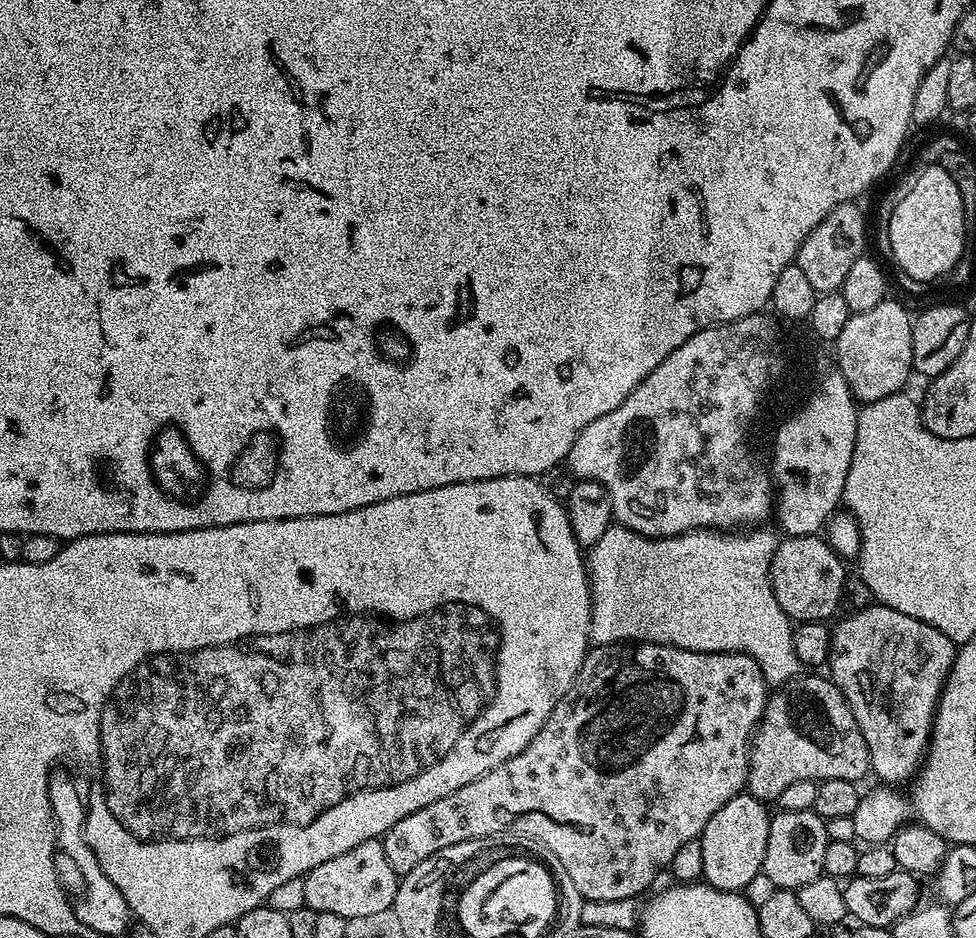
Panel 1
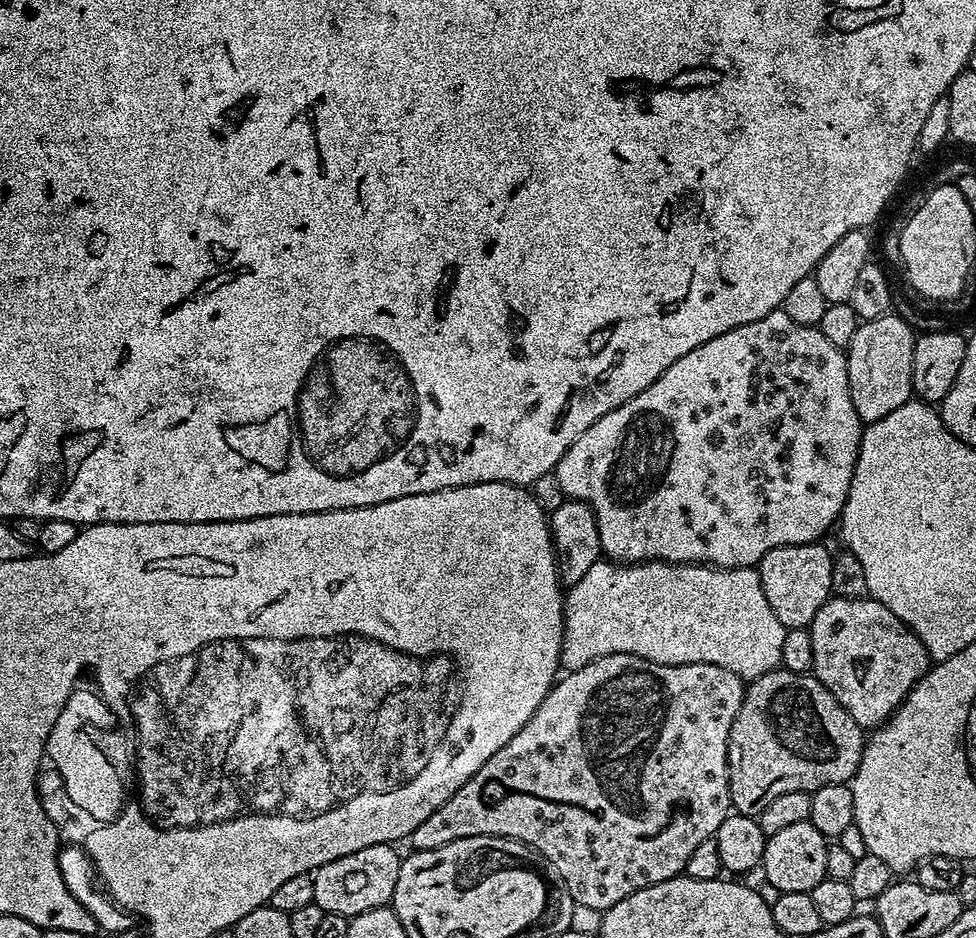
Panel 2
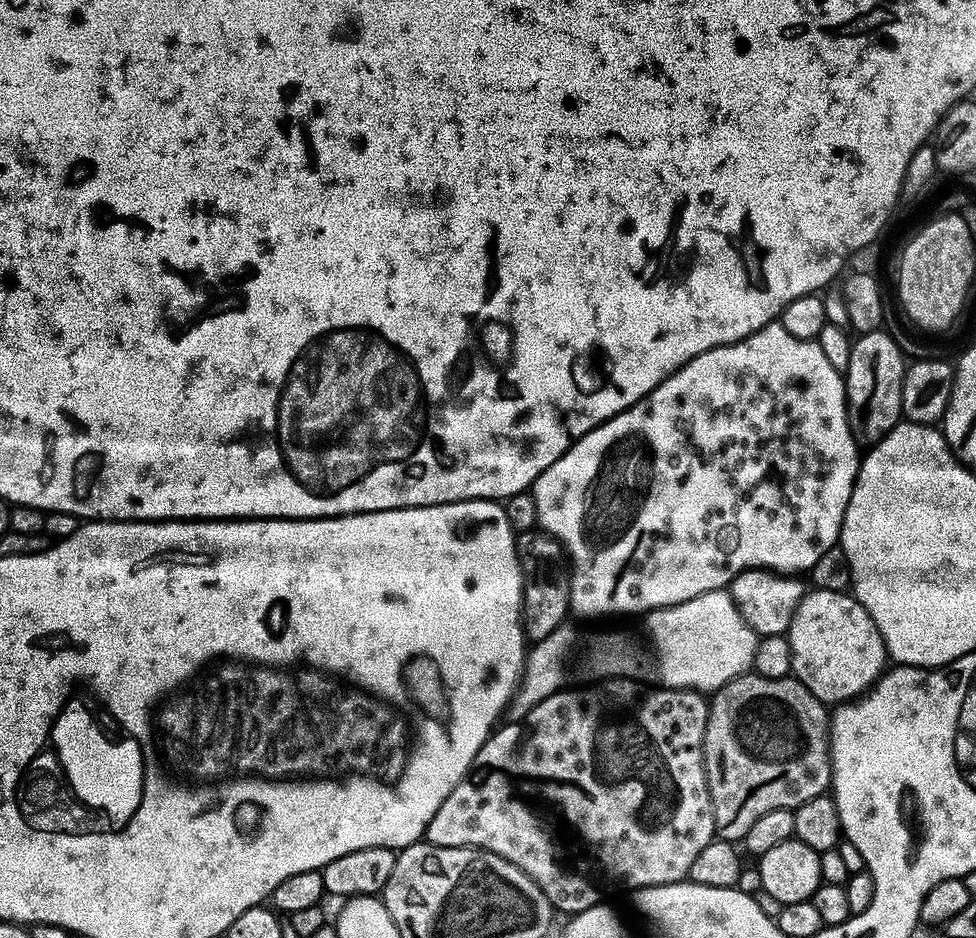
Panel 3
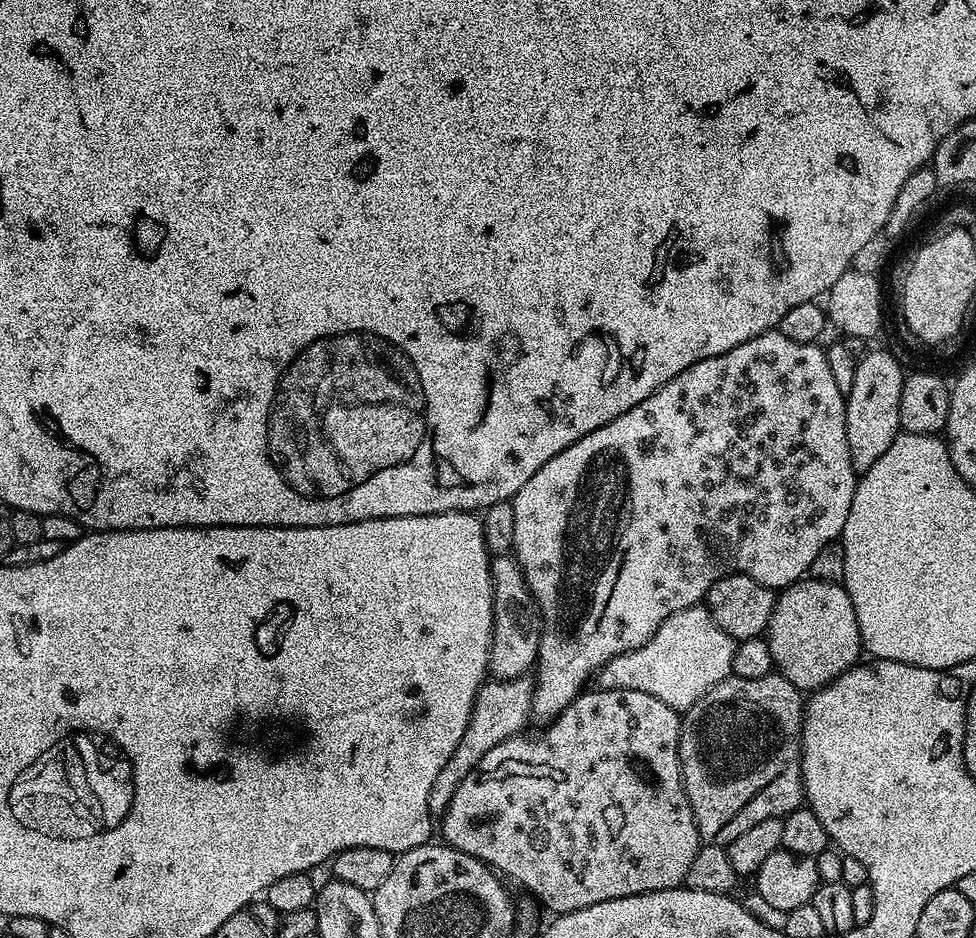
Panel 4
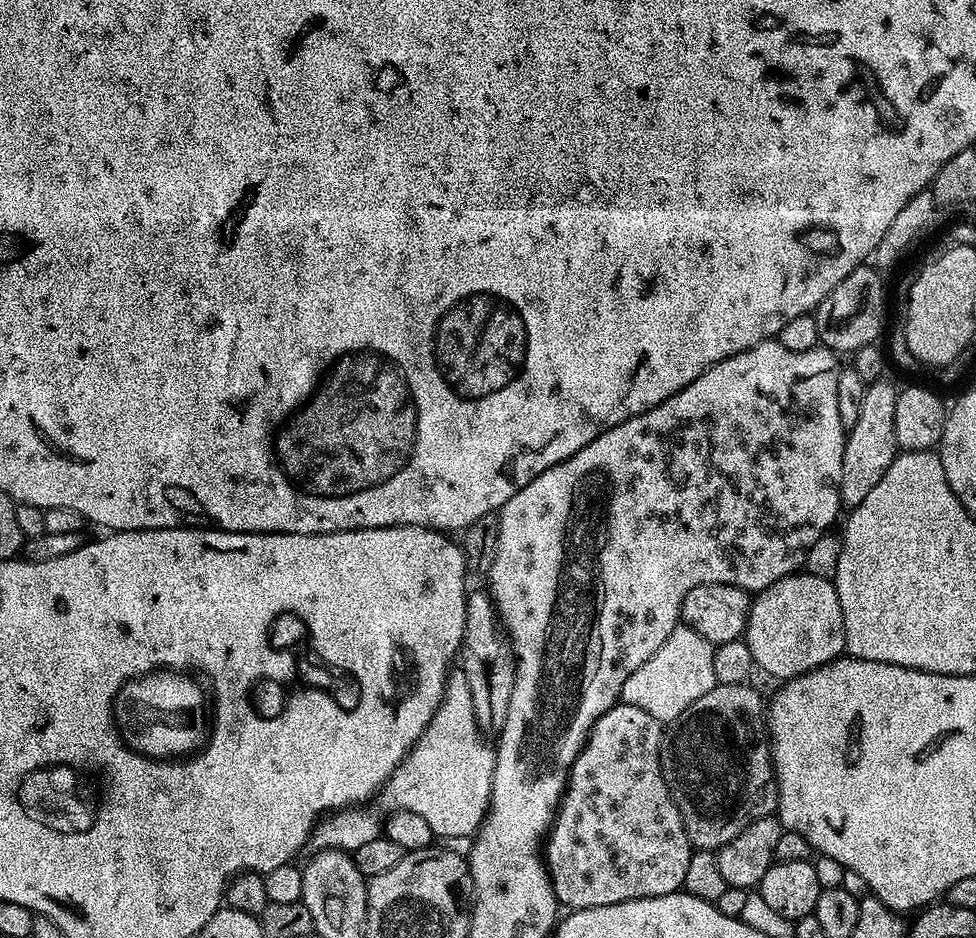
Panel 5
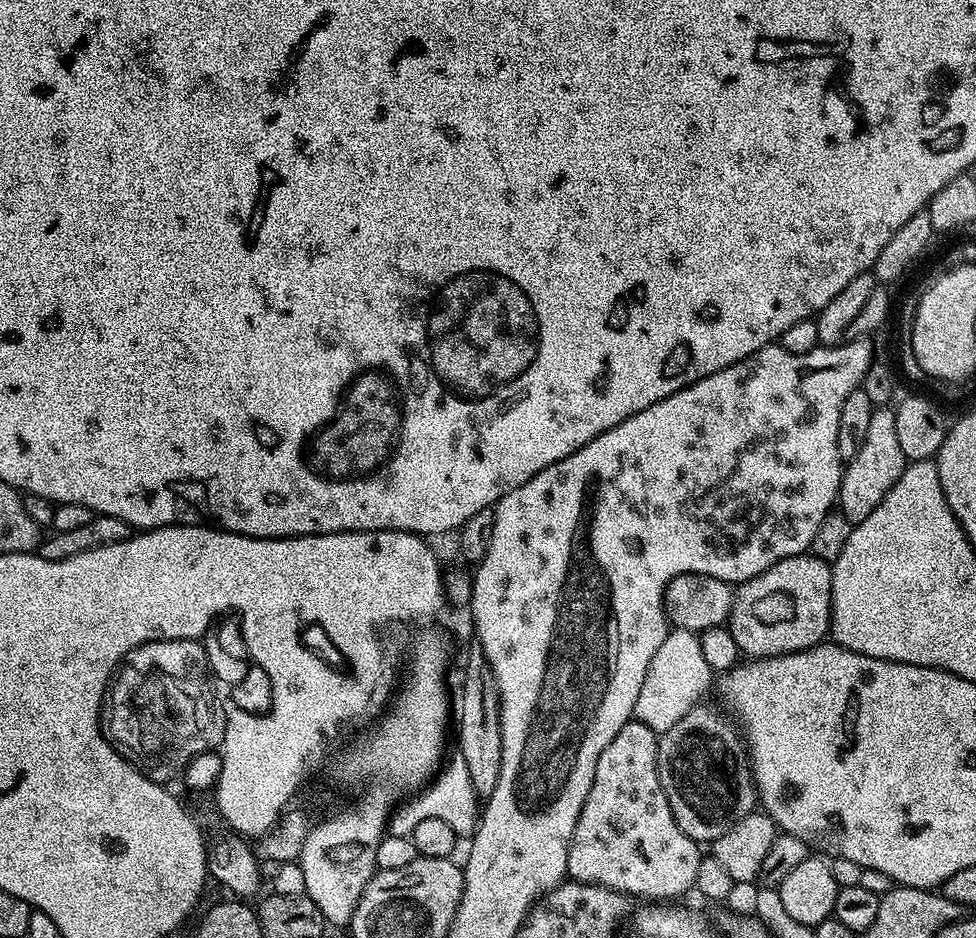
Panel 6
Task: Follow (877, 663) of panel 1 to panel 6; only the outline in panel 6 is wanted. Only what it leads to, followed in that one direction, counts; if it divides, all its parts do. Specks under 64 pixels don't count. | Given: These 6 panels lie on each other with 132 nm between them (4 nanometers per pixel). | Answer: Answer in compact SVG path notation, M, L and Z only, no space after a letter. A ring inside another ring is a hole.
M811 554L791 556L767 568L761 576L745 580L735 589L732 612L728 615L726 627L739 651L748 658L789 656L791 652L805 652L807 648L815 648L829 635L831 591L832 570L829 561L819 560Z

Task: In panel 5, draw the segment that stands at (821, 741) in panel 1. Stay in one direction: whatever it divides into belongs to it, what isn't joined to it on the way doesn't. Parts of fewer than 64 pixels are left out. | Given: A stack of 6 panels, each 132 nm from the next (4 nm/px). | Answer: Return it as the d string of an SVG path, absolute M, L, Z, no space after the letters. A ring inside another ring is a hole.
M717 683L716 687L702 694L700 700L686 706L686 710L667 725L662 736L660 769L664 771L672 800L684 819L688 840L696 850L718 850L736 837L750 823L752 803L760 796L756 789L760 784L759 778L740 772L739 766L732 761L732 751L736 748L740 760L746 759L748 752L752 752L756 760L763 756L765 759L765 737L763 740L756 736L752 728L728 724L732 720L728 704L736 704L740 712L763 711L766 700L749 684Z

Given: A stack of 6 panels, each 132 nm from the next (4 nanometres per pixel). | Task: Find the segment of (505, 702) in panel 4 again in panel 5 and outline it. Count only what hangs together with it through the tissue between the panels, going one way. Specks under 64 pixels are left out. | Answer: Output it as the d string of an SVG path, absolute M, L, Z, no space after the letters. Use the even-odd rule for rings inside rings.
M449 675L438 710L430 718L424 742L413 765L397 763L383 785L382 793L392 810L418 814L430 826L433 837L475 837L480 831L492 795L494 756L484 749L476 729L472 688L464 676Z

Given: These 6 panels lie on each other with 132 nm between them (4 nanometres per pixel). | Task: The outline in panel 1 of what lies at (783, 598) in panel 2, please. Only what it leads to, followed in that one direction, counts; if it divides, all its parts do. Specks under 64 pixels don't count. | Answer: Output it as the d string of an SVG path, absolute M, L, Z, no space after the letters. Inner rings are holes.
M819 535L781 539L772 559L772 589L774 598L778 598L778 606L782 606L784 613L796 622L831 621L837 615L835 612L842 608L846 579L844 564L827 539Z

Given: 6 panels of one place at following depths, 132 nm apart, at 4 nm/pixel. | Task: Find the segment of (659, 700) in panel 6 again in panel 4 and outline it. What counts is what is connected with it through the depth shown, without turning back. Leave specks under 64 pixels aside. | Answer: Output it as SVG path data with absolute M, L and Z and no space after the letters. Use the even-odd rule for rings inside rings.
M707 607L688 608L664 620L649 640L633 652L616 656L598 673L599 687L645 692L677 710L693 708L717 684L728 679L737 645L712 621Z

